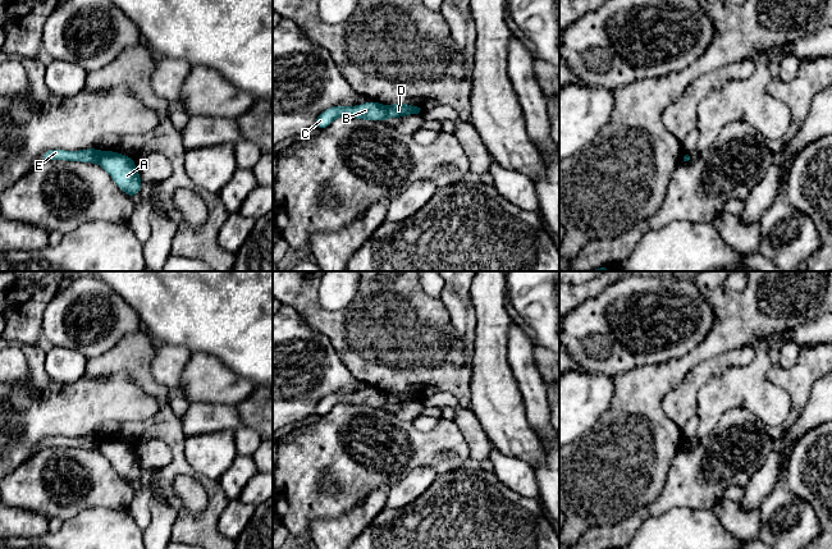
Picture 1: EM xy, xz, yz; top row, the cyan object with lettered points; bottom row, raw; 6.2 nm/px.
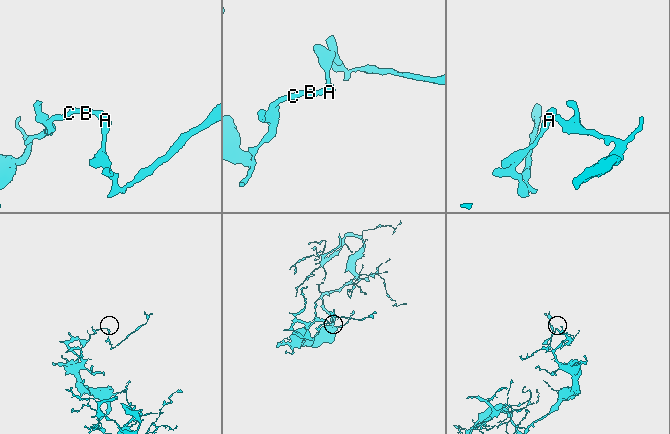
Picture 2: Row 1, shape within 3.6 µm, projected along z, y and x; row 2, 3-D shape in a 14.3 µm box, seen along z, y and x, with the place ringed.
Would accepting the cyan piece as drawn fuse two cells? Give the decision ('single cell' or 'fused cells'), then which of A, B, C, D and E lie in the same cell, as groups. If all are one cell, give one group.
fused cells; groups A D / B C E

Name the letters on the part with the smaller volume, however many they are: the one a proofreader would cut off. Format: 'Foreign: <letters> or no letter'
Foreign: A, D

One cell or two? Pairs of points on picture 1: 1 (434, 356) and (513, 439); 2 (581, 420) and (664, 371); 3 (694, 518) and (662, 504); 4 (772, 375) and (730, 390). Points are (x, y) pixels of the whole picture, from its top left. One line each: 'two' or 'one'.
1: two
2: two
3: two
4: two

